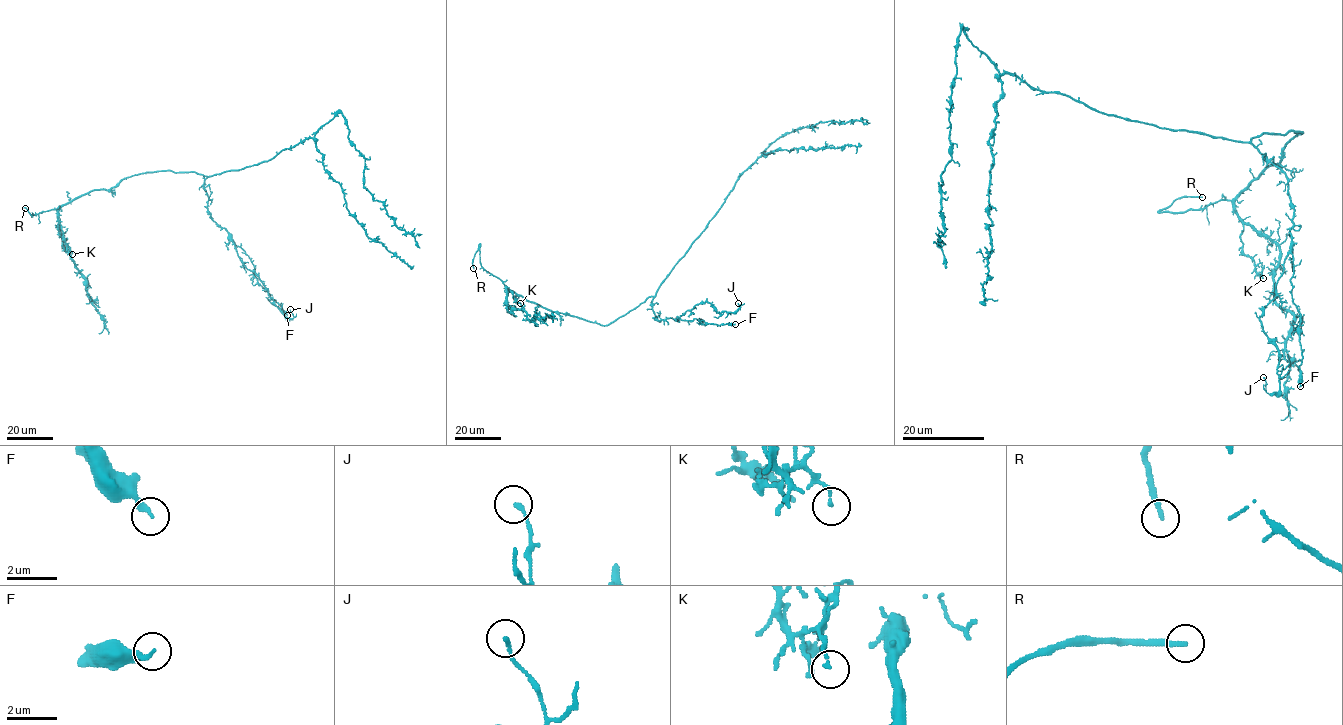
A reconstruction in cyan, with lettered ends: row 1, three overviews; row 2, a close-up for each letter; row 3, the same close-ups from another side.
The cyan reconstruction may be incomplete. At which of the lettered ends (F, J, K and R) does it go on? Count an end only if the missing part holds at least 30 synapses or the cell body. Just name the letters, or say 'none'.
R

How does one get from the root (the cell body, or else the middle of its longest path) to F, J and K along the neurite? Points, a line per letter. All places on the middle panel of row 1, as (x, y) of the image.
F: (672, 269), (652, 301), (657, 320), (696, 319), (701, 320), (701, 324), (735, 324)
J: (672, 269), (652, 301), (657, 320), (677, 319), (705, 301), (719, 313), (734, 312), (741, 305), (738, 303)
K: (672, 269), (654, 295), (606, 325), (547, 310), (506, 287), (520, 303)

